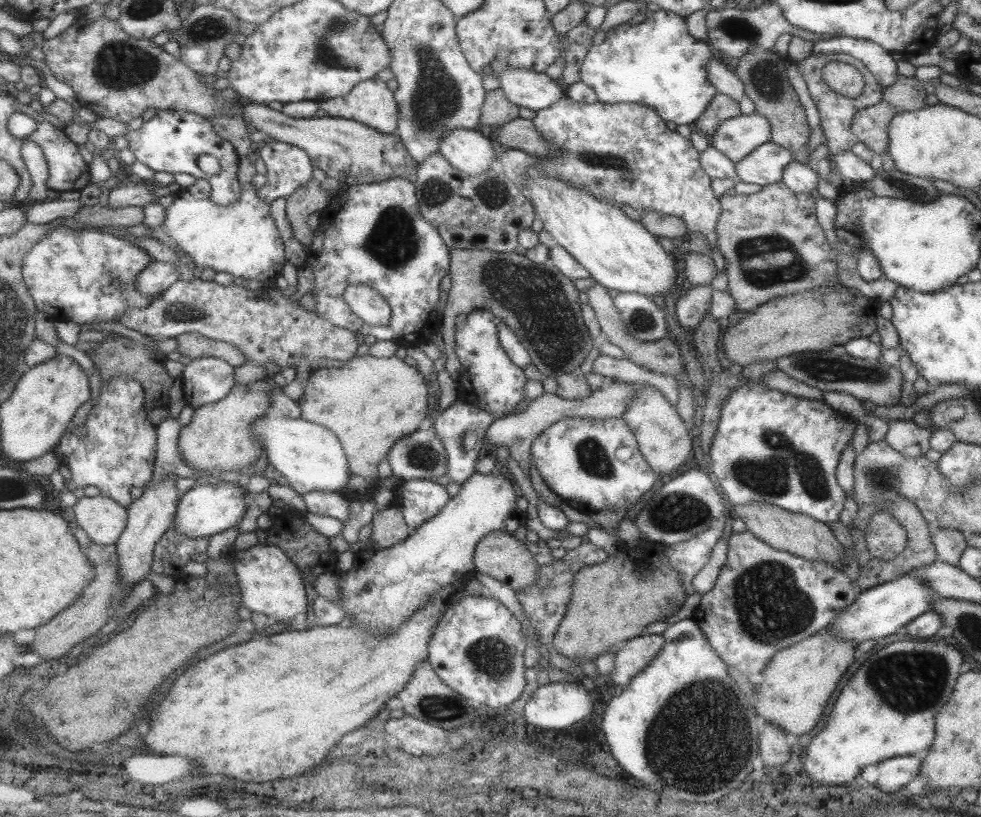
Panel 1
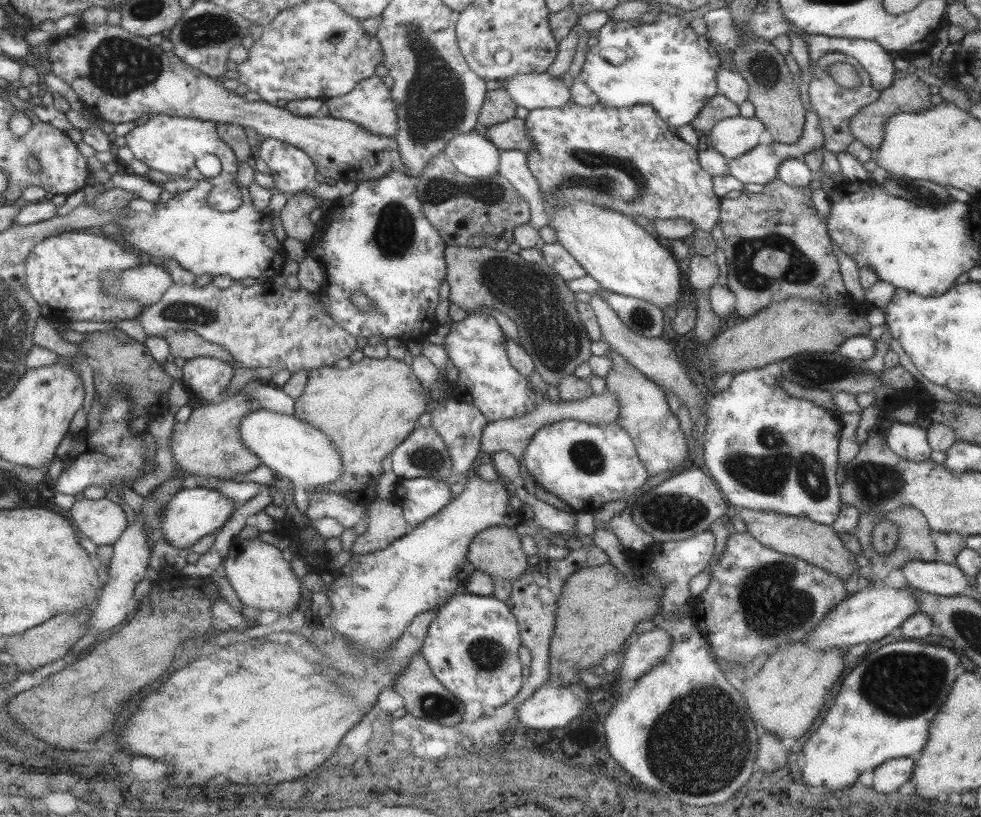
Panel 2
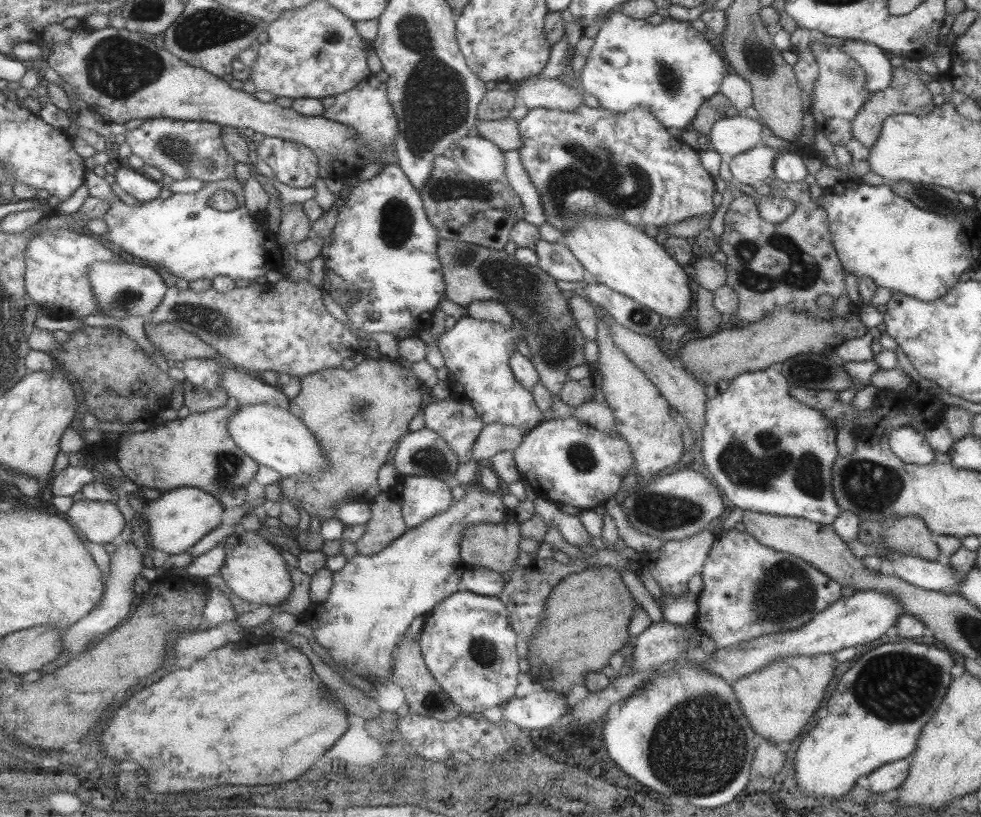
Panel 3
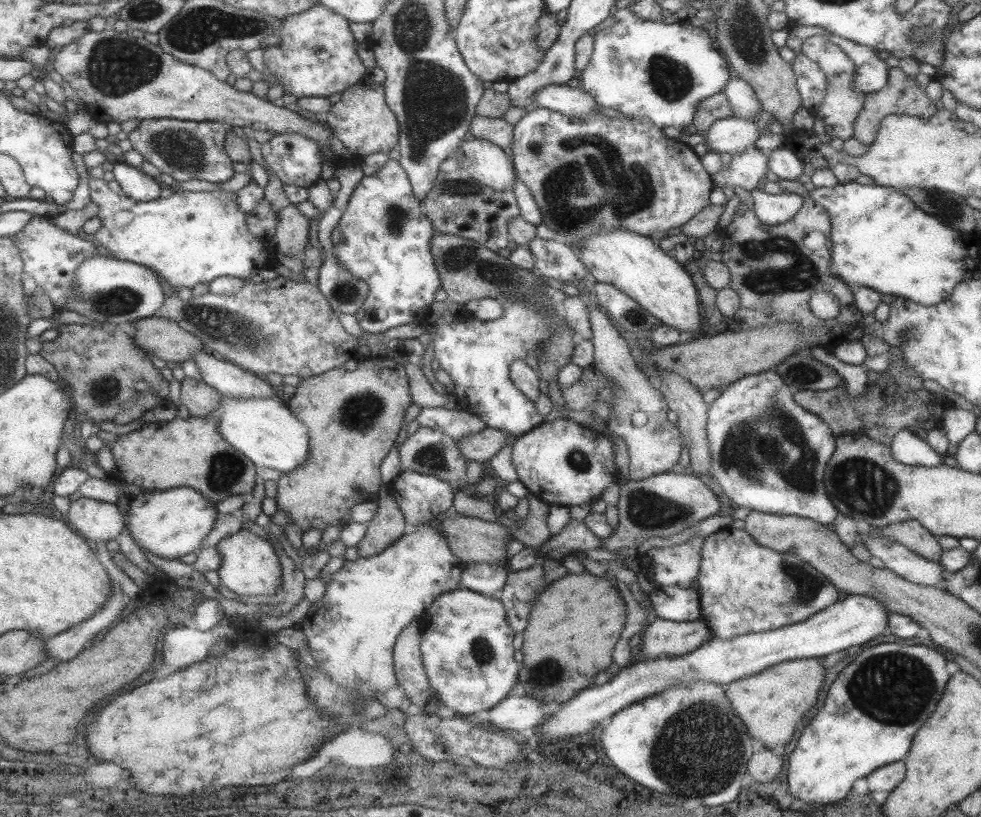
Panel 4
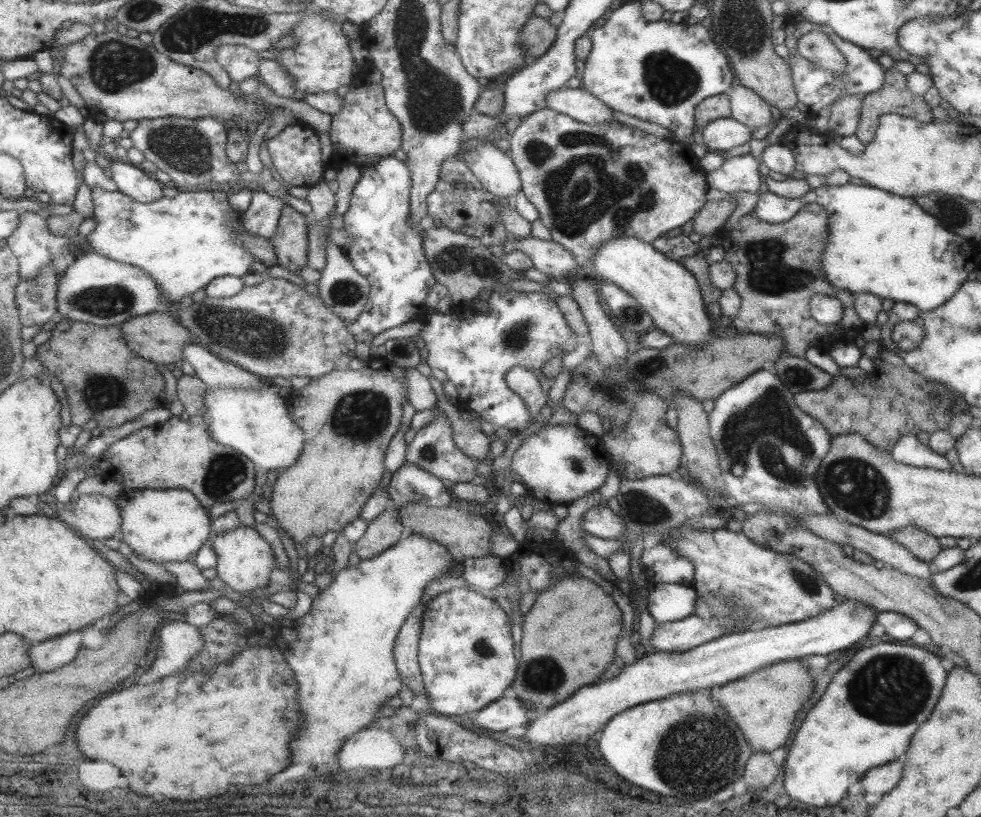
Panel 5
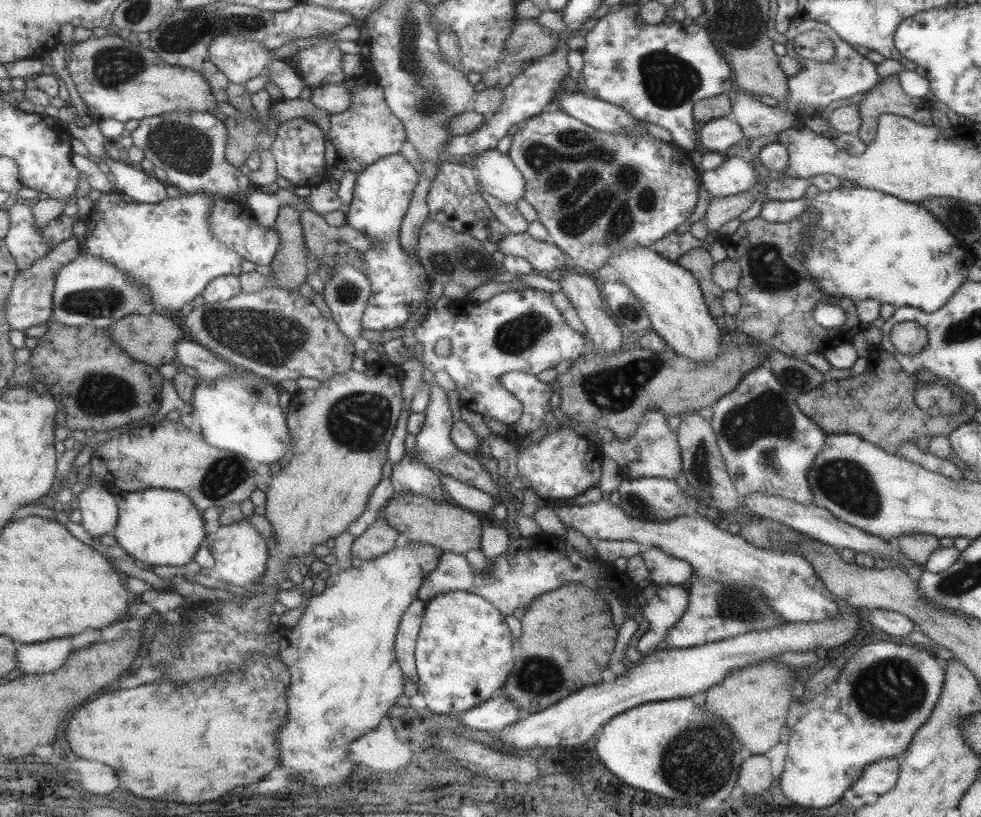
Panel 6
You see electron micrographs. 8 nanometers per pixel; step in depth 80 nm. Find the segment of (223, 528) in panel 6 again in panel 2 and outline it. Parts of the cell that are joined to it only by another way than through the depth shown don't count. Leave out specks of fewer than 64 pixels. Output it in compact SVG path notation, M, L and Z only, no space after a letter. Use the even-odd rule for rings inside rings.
M235 537L222 562L222 572L242 604L261 610L293 614L300 597L297 577L289 566L286 554L257 538L238 541Z

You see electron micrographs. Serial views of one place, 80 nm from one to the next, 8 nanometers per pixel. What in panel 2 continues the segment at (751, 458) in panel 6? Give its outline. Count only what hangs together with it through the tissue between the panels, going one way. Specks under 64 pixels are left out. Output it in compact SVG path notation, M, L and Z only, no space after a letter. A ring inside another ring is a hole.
M780 361L772 362L761 368L738 372L723 392L706 395L703 462L724 500L735 508L770 510L832 525L842 505L835 479L837 442L842 429L839 413L789 396L779 384L780 378Z

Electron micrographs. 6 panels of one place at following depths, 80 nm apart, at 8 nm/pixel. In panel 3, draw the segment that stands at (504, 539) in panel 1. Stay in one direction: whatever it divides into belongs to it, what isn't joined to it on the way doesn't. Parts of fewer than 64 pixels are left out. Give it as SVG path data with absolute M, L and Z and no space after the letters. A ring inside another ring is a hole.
M477 523L467 525L459 537L459 558L471 566L505 572L520 552L520 523Z

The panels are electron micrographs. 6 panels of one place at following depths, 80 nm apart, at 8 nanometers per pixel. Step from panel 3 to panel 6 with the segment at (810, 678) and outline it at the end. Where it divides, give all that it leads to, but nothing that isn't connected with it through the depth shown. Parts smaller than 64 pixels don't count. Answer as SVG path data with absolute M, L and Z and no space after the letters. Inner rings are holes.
M763 660L763 662L755 665L730 670L730 673L724 674L723 680L719 684L715 684L715 686L711 686L705 691L703 708L709 714L715 714L730 726L732 733L741 743L746 754L763 755L771 746L779 742L779 732L781 732L783 725L786 726L787 708L793 702L793 693L791 693L793 689L787 683L797 681L793 680L794 672L788 667L791 667L791 665L782 665L781 661L780 663L774 663L774 661Z

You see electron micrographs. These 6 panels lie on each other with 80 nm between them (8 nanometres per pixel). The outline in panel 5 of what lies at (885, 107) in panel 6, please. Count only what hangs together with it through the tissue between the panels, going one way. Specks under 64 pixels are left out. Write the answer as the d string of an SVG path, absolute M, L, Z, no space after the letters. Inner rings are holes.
M886 69L881 88L861 96L860 119L854 135L864 145L874 138L882 114L900 114L921 123L932 121L929 105L922 96L907 90L905 79L896 69Z

